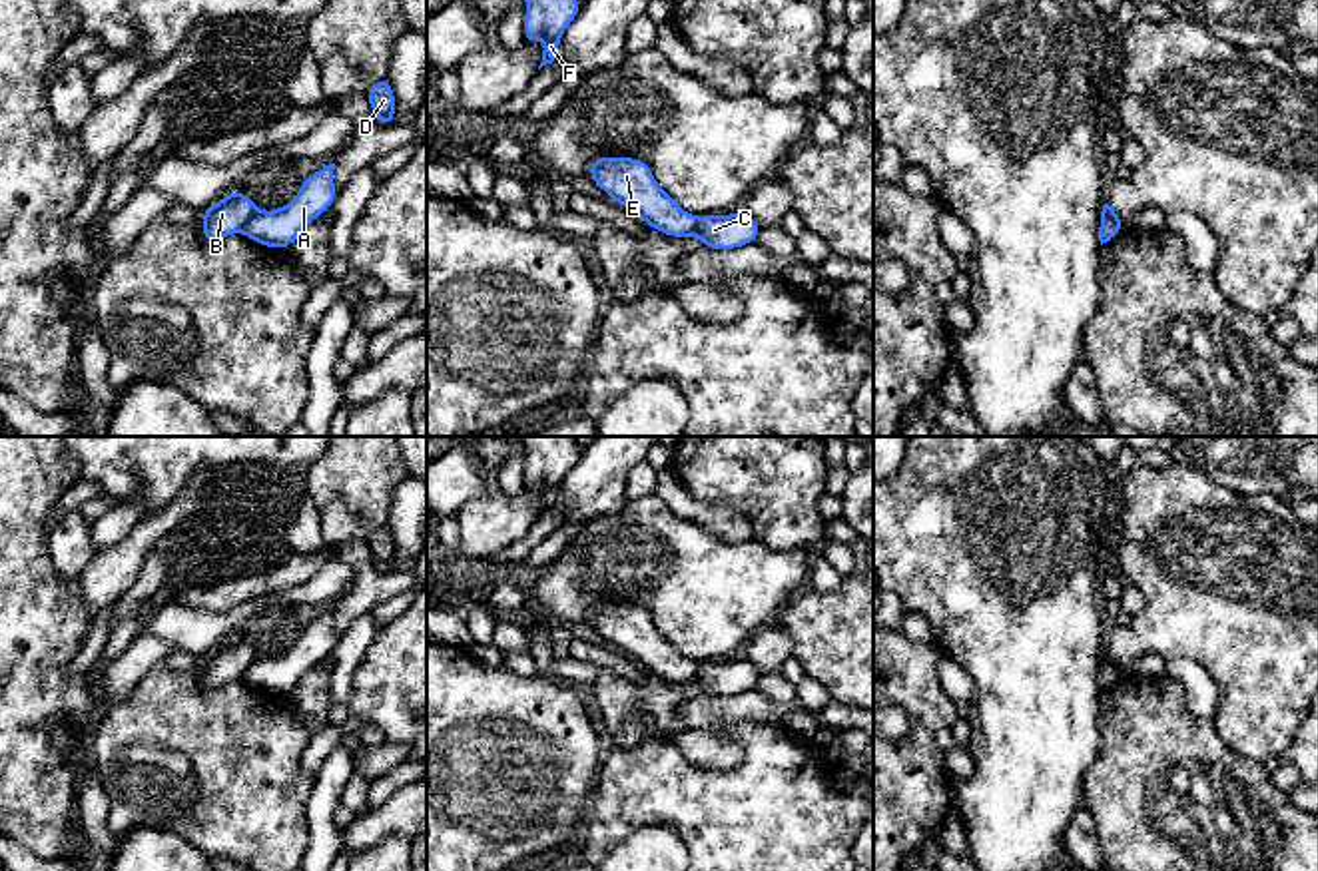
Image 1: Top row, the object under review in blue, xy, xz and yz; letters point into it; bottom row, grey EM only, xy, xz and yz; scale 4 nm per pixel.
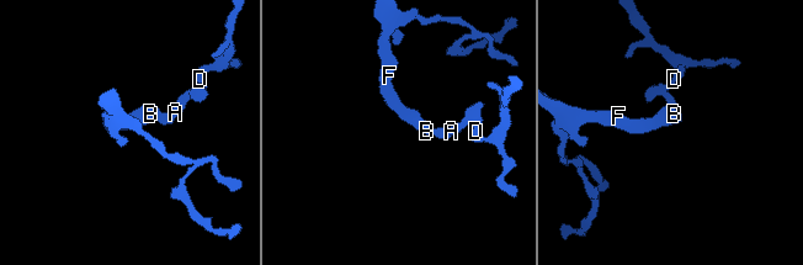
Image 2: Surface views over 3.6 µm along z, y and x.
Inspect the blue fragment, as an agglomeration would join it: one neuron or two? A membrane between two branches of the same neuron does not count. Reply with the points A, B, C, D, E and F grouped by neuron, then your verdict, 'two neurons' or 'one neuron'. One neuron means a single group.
groups A C D / B E F; two neurons

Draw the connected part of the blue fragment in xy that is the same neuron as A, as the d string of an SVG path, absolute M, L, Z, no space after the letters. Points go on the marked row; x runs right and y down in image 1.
M329 163L305 177L297 195L287 205L273 211L257 209L243 233L259 245L287 249L335 201L333 169L335 163Z

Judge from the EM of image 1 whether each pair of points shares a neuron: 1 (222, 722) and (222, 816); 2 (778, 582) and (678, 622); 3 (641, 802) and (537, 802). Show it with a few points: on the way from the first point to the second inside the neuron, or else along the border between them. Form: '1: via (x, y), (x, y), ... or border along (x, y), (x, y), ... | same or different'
1: via (222, 746), (222, 792) | same
2: via (754, 582), (702, 598) | same
3: border along (601, 762), (589, 812), (577, 838) | different

